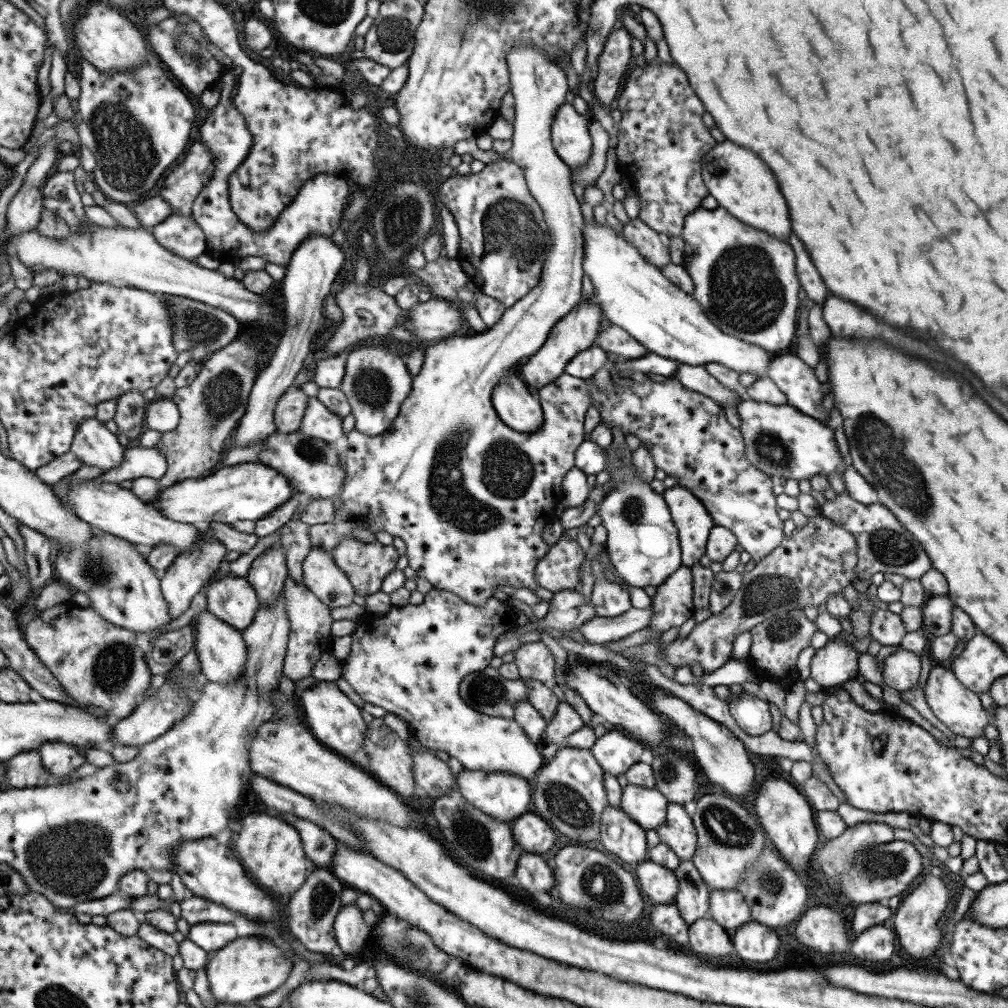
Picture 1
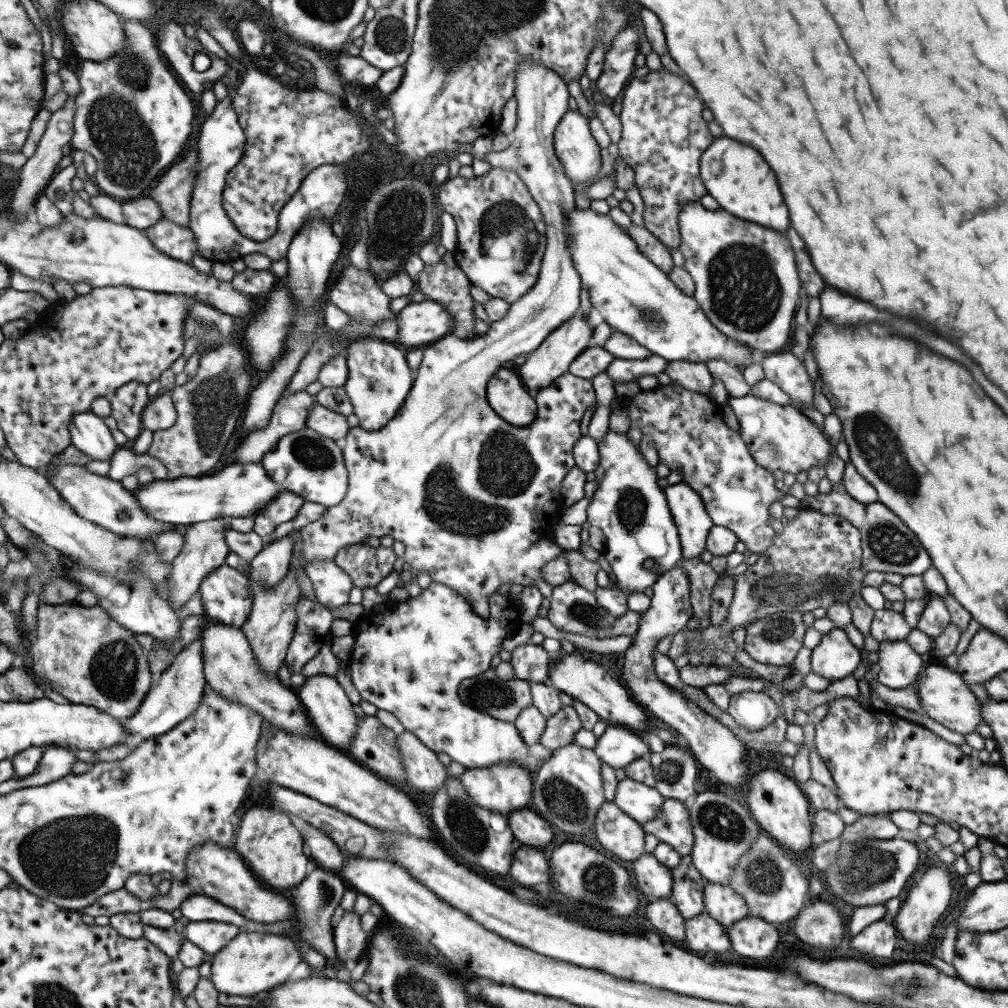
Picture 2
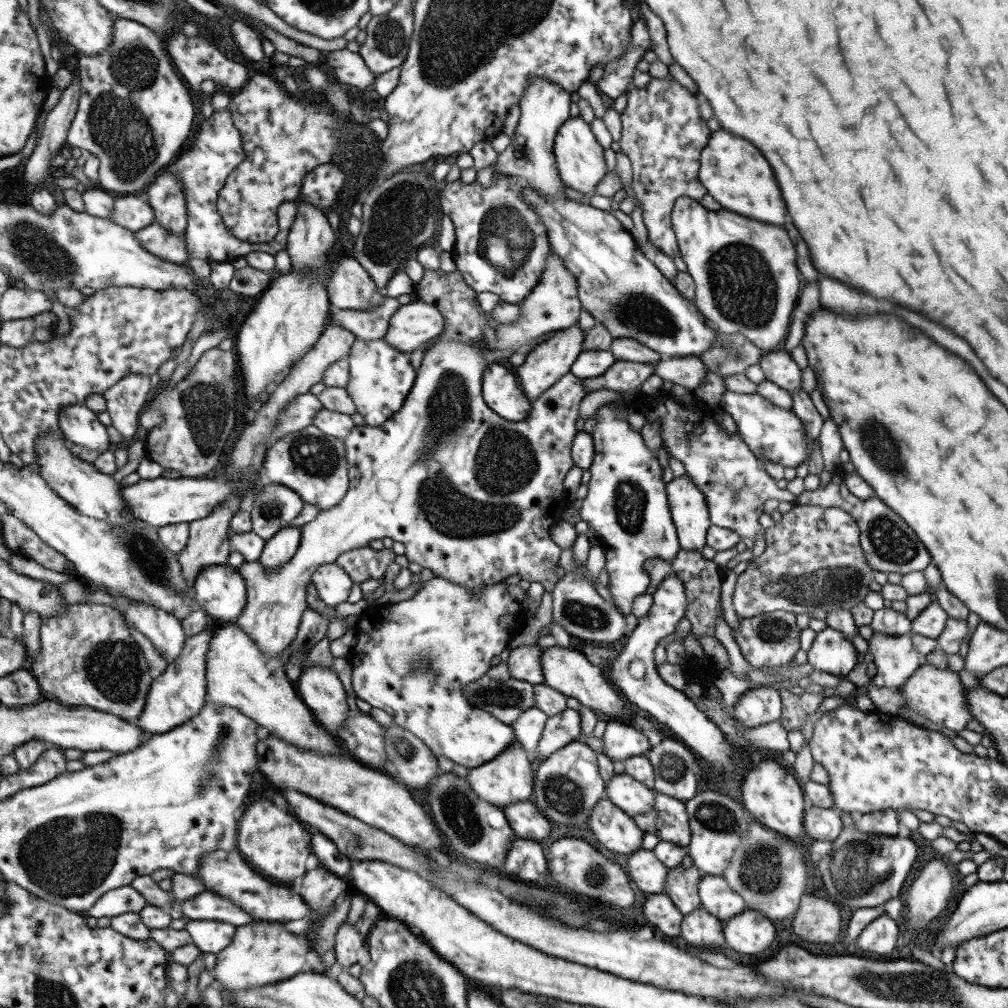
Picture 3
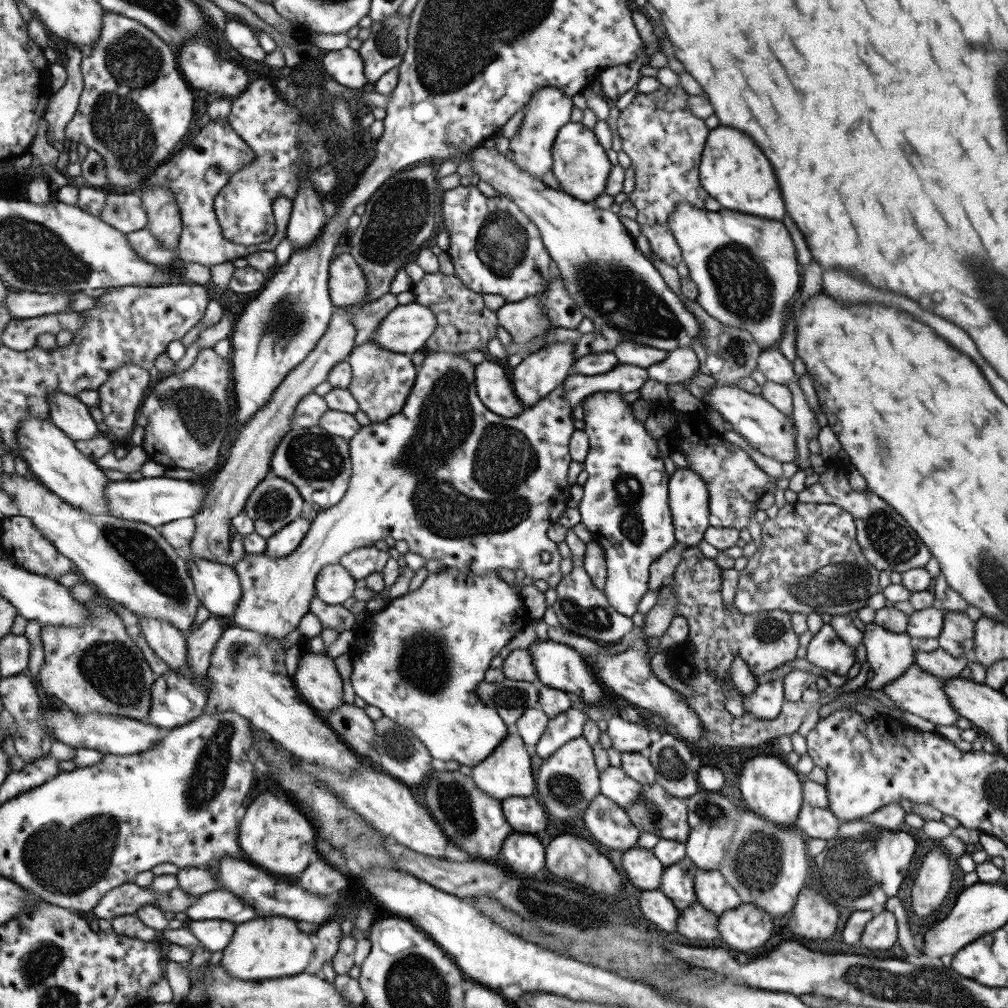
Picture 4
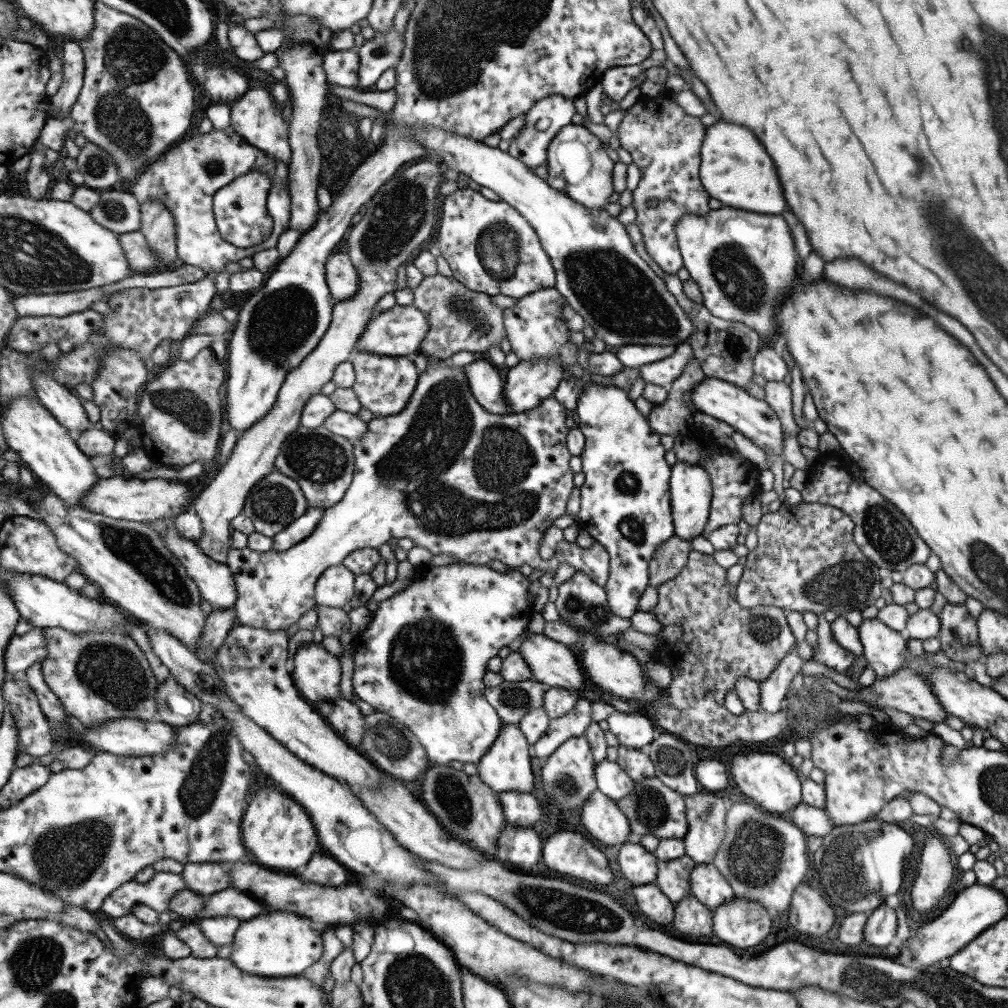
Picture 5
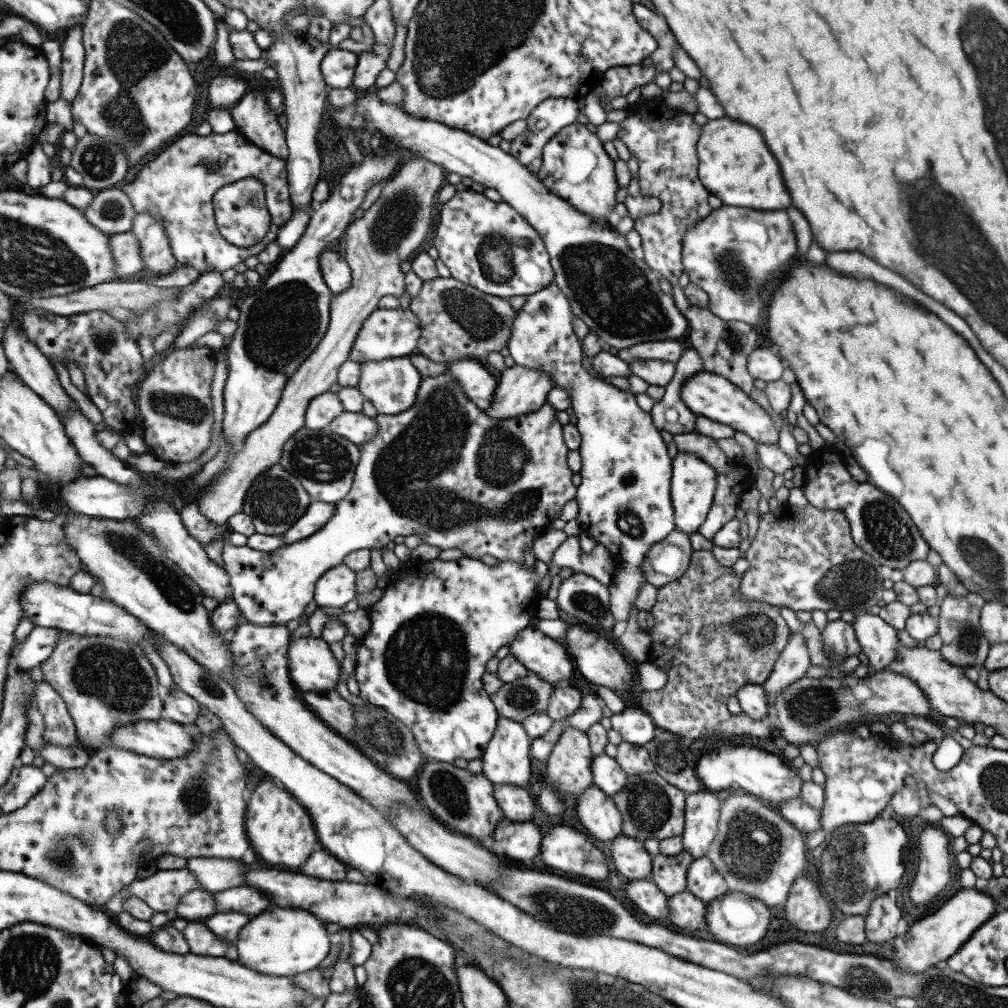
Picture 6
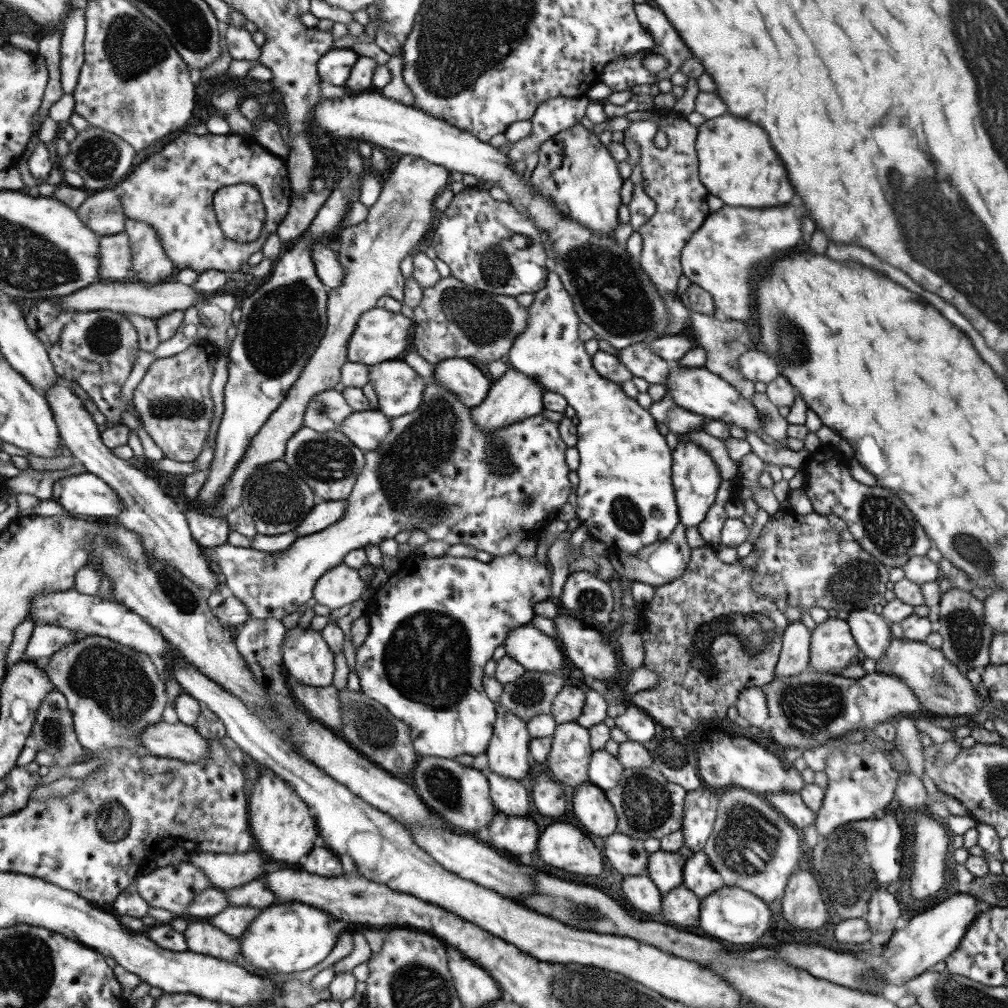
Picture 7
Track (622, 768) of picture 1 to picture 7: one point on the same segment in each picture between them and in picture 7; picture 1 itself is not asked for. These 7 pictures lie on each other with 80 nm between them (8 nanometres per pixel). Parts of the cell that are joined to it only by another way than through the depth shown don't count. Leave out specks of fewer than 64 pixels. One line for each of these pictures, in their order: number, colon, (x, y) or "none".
2: (617, 746)
3: (621, 740)
4: (625, 736)
5: (633, 730)
6: (634, 726)
7: (638, 727)

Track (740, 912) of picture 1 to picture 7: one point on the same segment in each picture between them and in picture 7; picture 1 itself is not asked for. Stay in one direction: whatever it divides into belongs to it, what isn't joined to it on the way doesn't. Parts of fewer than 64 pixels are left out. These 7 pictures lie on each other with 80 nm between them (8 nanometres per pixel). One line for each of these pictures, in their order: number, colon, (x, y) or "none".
2: (721, 902)
3: (716, 896)
4: (711, 890)
5: (707, 885)
6: (702, 880)
7: (698, 875)

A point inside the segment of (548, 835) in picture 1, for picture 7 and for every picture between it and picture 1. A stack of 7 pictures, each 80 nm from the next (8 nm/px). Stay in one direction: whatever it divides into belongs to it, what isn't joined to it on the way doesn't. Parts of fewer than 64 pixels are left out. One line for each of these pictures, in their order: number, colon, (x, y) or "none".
2: (527, 826)
3: (526, 821)
4: (524, 814)
5: (522, 810)
6: (514, 802)
7: (509, 797)

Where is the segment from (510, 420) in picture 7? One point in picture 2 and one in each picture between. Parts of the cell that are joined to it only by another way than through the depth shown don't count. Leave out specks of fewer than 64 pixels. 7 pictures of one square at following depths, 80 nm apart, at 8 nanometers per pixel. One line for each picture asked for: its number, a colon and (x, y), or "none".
2: (551, 358)
3: (542, 367)
4: (538, 373)
5: (527, 383)
6: (518, 391)

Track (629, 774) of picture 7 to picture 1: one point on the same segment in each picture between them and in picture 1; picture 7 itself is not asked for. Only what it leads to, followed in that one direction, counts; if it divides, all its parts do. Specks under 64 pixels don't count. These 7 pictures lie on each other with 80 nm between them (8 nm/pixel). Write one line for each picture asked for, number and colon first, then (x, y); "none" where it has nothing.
1: (677, 832)
2: (671, 826)
3: (667, 820)
4: (657, 812)
5: (652, 808)
6: (650, 807)

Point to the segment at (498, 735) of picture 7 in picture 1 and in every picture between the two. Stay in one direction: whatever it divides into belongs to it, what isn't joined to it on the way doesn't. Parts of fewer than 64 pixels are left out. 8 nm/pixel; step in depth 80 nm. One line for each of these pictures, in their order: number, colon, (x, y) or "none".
1: (503, 796)
2: (505, 786)
3: (507, 778)
4: (505, 772)
5: (505, 767)
6: (506, 759)

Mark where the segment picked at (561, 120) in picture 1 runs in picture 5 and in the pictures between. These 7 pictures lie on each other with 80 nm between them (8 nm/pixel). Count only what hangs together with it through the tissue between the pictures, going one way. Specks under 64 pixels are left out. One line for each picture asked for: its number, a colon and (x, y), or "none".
2: (577, 151)
3: (579, 159)
4: (579, 164)
5: (577, 165)

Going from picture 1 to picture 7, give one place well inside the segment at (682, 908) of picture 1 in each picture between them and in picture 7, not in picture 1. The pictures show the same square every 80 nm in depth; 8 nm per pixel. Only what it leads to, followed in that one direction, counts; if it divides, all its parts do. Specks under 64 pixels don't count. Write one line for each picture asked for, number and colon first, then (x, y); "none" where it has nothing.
2: (686, 888)
3: (680, 886)
4: (676, 881)
5: (671, 879)
6: (668, 872)
7: (664, 868)

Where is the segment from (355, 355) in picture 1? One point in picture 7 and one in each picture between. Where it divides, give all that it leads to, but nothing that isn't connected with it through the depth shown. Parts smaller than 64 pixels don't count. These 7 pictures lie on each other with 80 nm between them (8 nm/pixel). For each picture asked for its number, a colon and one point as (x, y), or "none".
2: (378, 380)
3: (380, 377)
4: (380, 381)
5: (383, 385)
6: (391, 384)
7: (398, 389)

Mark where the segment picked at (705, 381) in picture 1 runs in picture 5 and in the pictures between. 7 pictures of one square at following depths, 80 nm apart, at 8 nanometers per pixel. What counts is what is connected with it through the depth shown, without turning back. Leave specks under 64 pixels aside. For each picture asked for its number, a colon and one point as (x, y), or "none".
2: (694, 376)
3: (687, 371)
4: (679, 365)
5: (662, 372)

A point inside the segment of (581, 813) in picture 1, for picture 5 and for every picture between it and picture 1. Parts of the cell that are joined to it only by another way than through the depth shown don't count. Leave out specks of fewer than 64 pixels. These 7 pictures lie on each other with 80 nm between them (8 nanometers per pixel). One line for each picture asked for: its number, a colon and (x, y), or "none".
2: (567, 790)
3: (566, 785)
4: (566, 781)
5: (567, 775)

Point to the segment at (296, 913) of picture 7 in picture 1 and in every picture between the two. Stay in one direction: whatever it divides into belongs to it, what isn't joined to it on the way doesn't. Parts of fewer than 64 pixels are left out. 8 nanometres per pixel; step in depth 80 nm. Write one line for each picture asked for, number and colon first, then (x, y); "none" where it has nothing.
1: (245, 969)
2: (251, 962)
3: (260, 953)
4: (262, 948)
5: (282, 944)
6: (281, 941)

